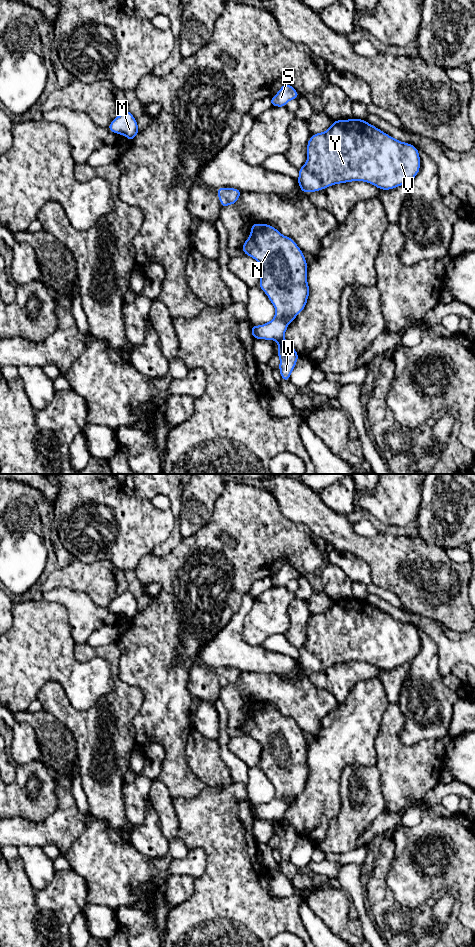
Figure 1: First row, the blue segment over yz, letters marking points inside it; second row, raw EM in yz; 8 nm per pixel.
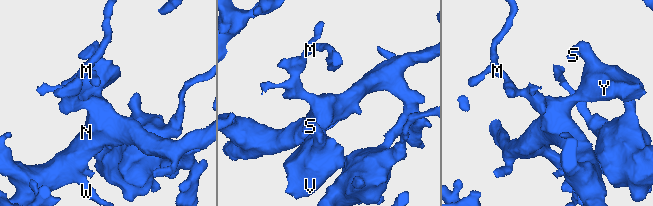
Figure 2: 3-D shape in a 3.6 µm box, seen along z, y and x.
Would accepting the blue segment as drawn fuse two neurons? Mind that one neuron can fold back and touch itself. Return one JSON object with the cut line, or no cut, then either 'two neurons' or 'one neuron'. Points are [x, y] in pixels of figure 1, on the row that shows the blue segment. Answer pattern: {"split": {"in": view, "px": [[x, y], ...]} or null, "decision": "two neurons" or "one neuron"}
{"split": null, "decision": "one neuron"}

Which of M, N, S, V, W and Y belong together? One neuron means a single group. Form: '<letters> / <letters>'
M N S V W Y

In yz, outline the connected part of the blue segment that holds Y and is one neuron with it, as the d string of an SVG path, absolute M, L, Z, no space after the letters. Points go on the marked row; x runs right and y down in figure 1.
M354 118L333 121L331 127L325 132L313 134L307 143L307 162L298 169L297 181L304 193L316 192L331 185L352 181L364 181L378 189L391 190L405 182L411 183L419 170L420 156L414 145L394 139L377 127L370 125L366 120Z

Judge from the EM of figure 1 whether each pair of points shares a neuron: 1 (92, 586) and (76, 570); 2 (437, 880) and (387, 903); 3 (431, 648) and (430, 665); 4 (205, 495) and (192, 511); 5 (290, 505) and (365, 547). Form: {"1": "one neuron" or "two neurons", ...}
{"1": "one neuron", "2": "two neurons", "3": "one neuron", "4": "one neuron", "5": "one neuron"}

